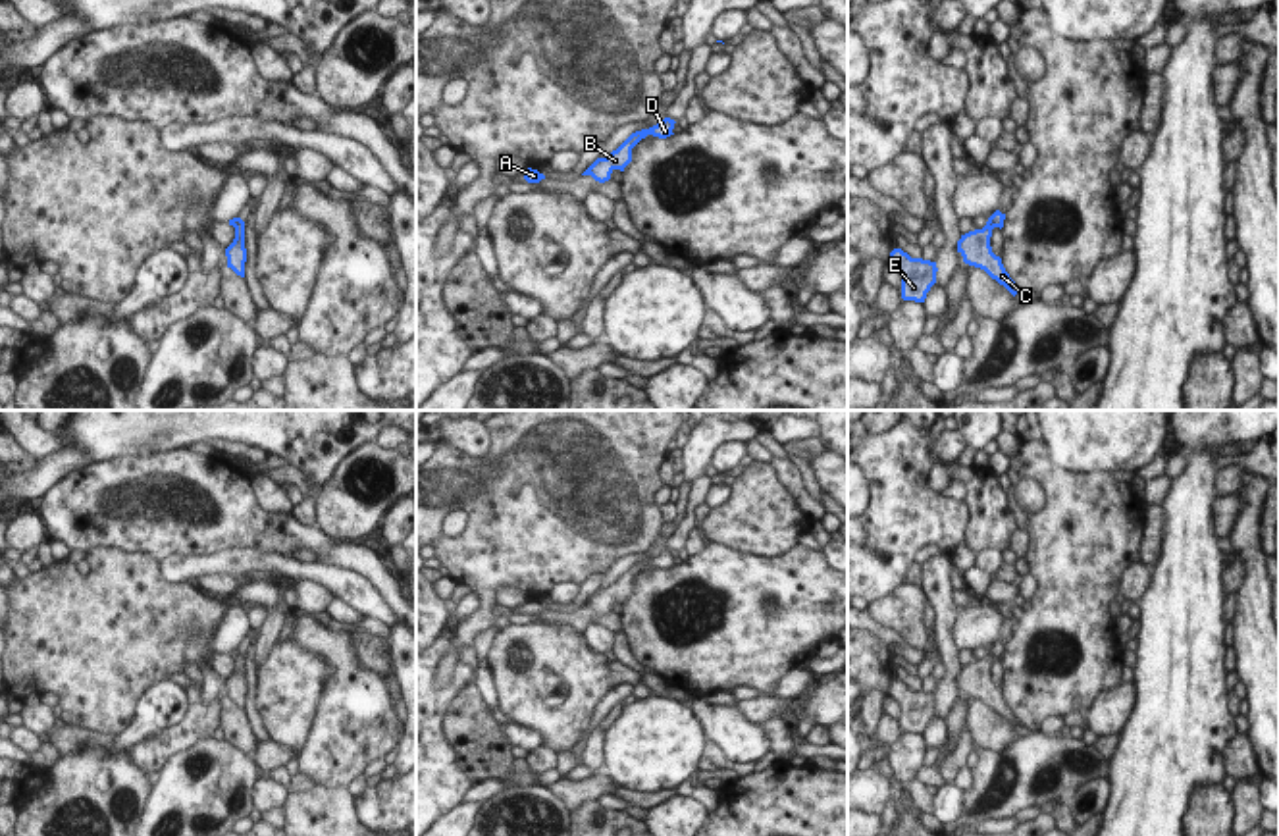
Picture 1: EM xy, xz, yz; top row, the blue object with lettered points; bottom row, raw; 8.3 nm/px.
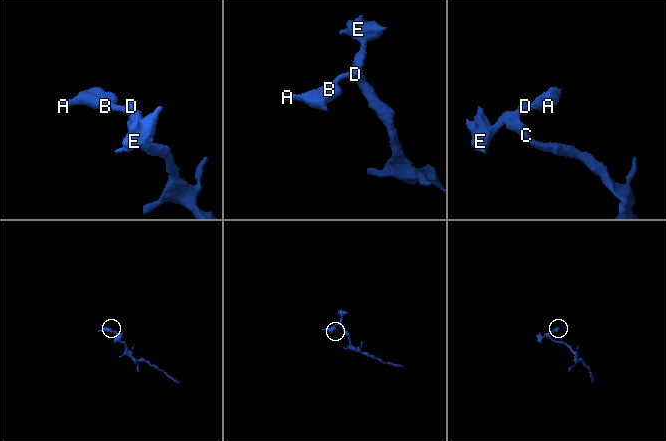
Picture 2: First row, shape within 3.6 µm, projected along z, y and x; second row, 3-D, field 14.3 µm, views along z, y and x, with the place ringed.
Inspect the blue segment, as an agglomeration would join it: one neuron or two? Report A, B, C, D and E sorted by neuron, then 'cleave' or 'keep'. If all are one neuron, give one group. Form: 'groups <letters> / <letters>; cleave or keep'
groups A B D / C E; cleave

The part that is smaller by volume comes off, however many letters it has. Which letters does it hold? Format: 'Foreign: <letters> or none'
Foreign: A, B, D

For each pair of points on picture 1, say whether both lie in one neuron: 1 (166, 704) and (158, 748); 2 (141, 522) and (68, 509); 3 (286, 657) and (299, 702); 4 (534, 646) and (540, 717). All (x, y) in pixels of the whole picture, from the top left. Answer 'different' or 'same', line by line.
1: different
2: same
3: same
4: same

